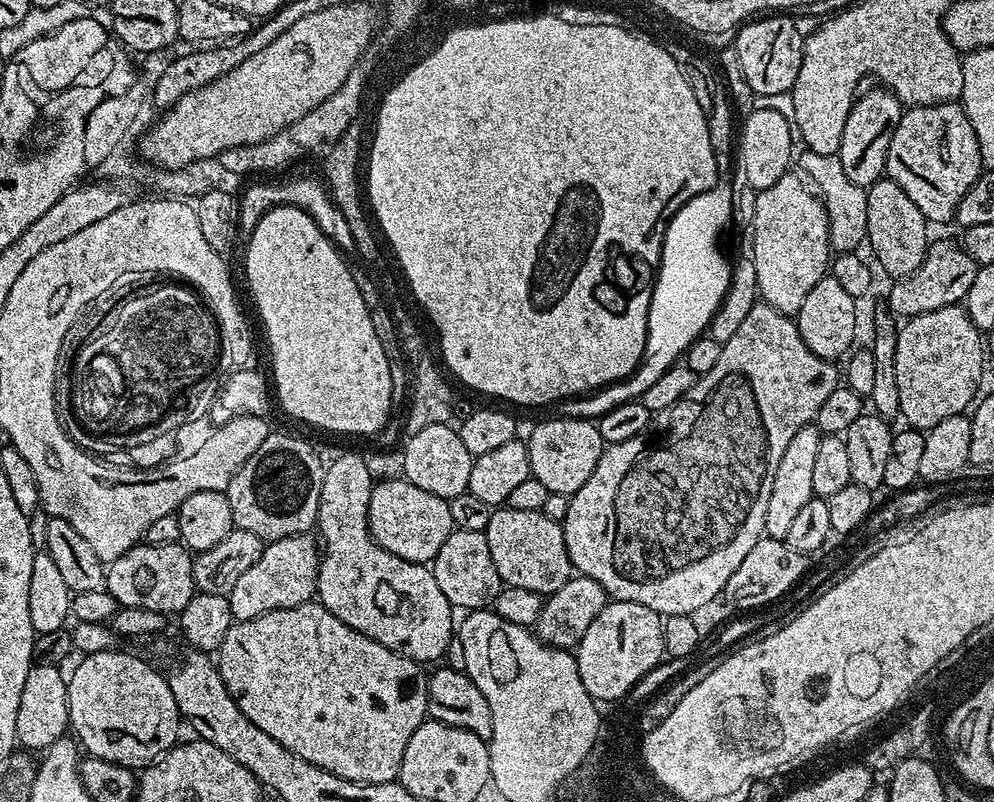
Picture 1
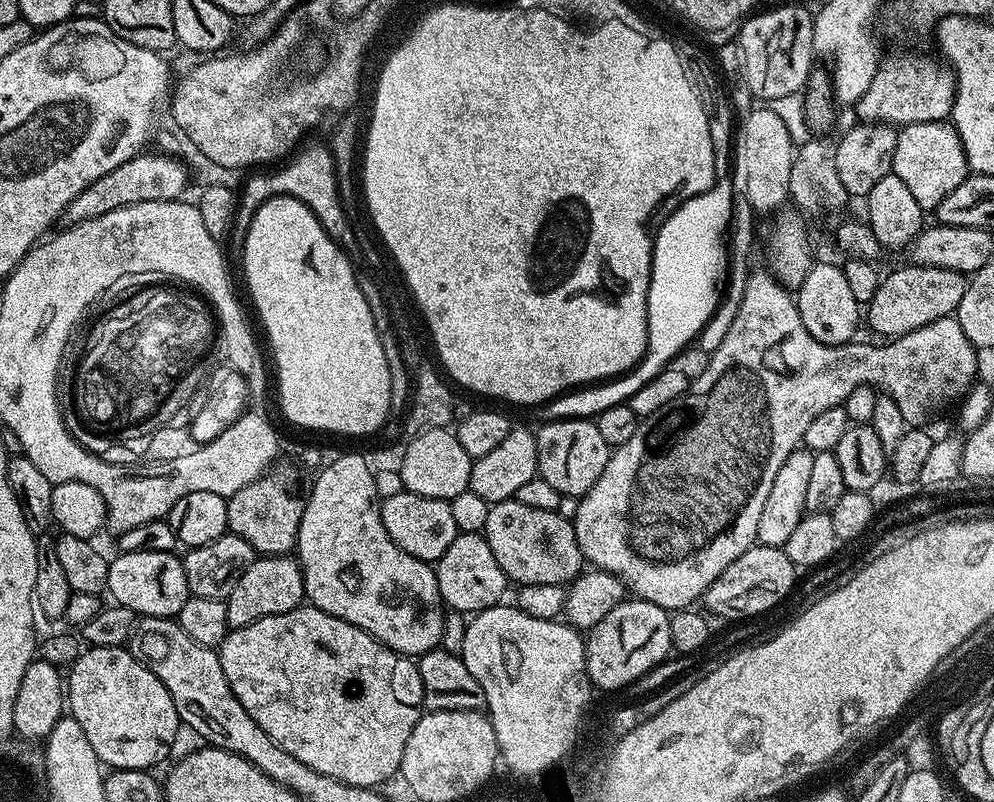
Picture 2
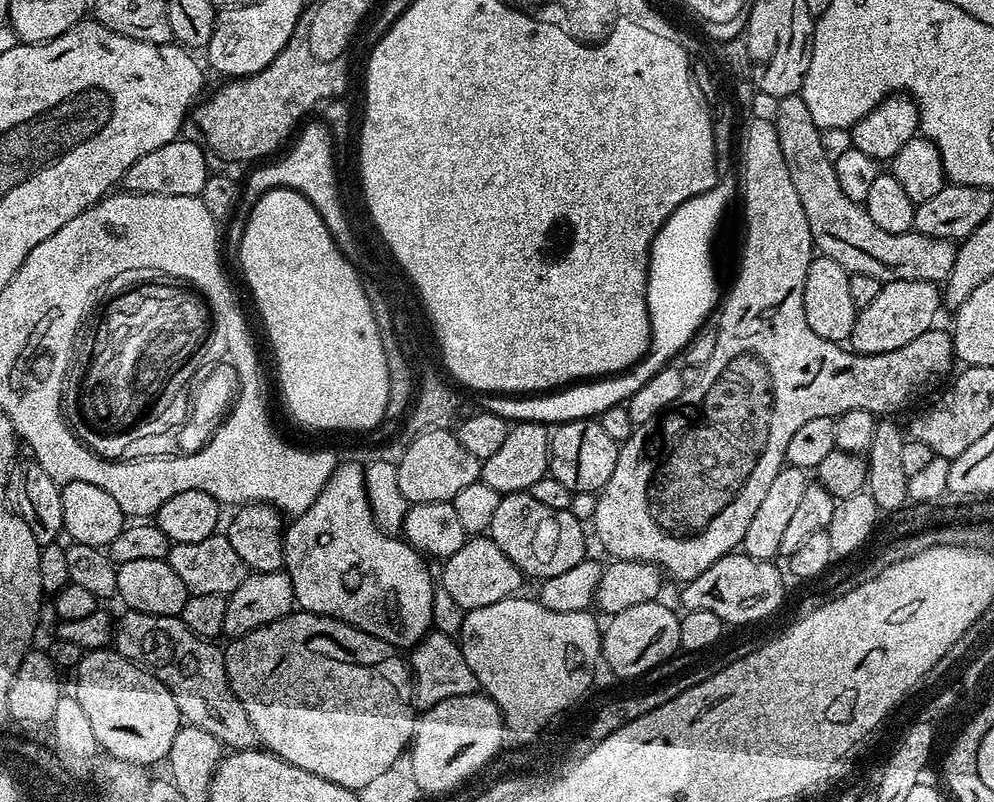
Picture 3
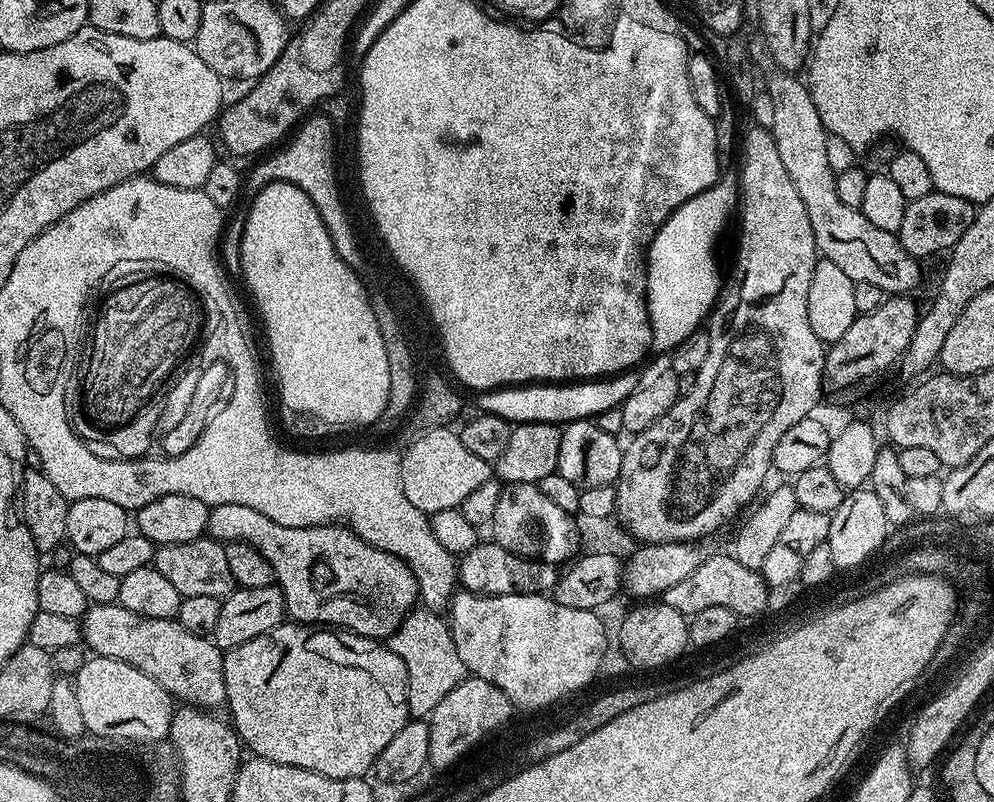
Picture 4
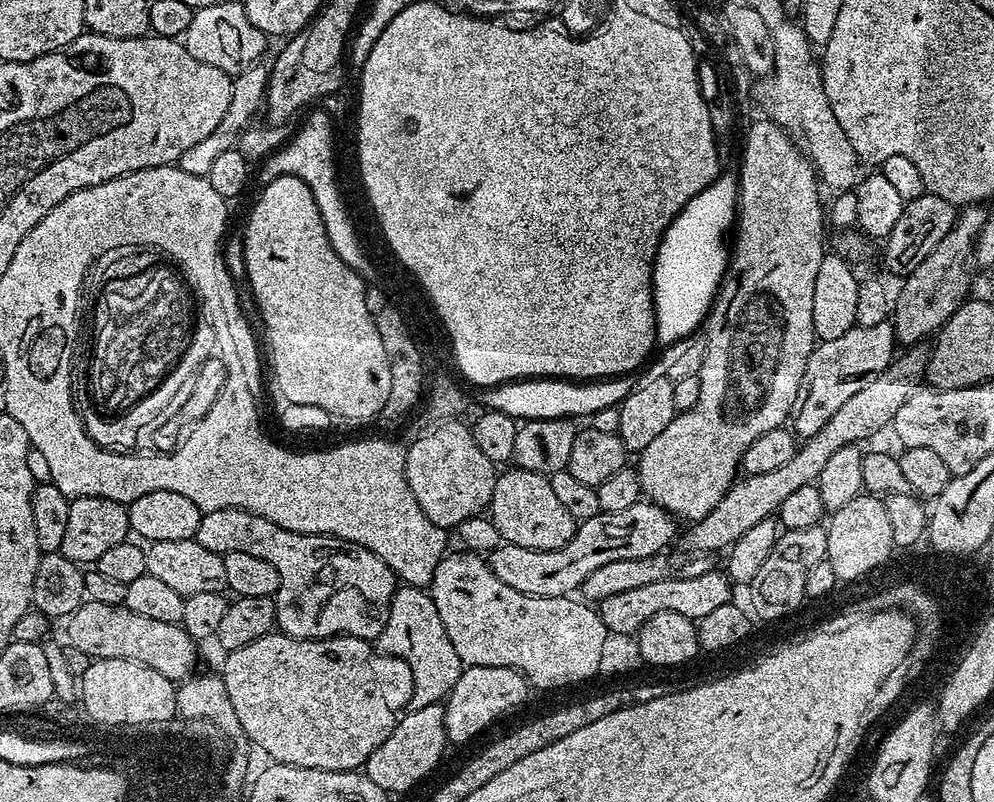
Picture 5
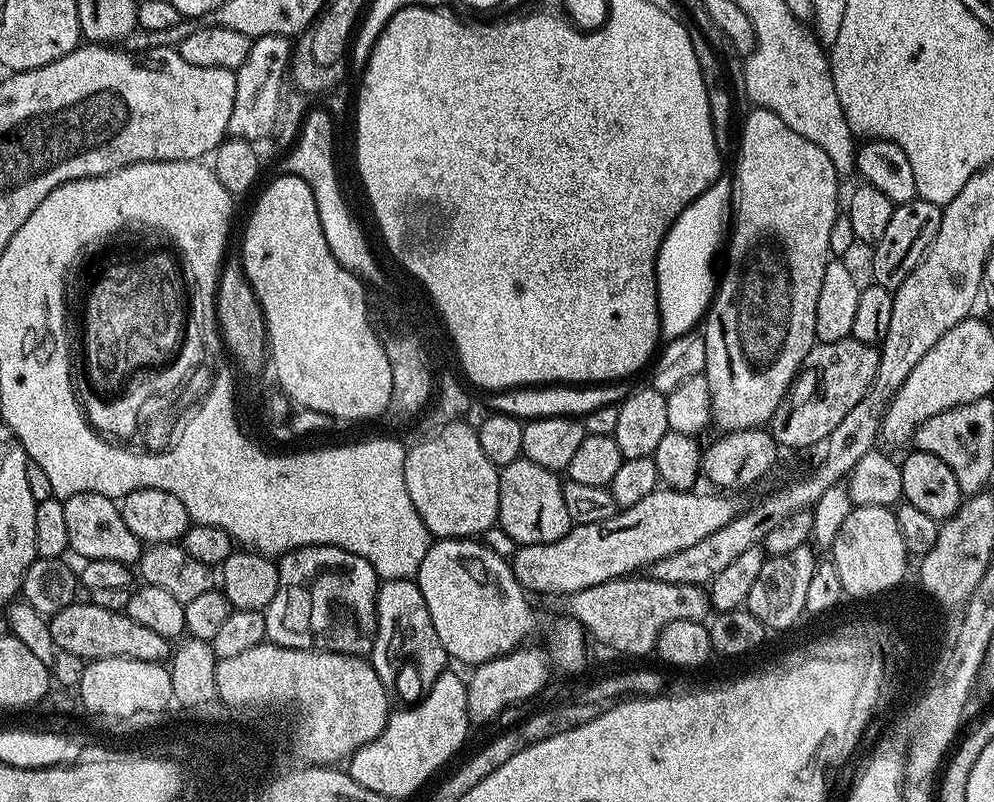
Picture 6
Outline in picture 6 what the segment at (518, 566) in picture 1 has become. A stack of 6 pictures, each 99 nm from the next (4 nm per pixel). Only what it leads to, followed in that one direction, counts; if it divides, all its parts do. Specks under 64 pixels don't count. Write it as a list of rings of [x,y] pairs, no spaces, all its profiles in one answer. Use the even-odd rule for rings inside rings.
[[[521,458],[499,469],[499,474],[498,525],[518,546],[558,542],[558,538],[574,527],[570,514],[566,514],[566,502],[562,498],[564,485],[557,473]]]

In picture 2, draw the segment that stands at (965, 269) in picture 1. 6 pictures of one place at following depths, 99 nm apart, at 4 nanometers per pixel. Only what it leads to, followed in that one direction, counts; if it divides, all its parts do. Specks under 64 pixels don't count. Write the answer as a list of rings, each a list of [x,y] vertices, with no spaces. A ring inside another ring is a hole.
[[[912,264],[908,268],[896,268],[885,275],[878,286],[878,294],[866,305],[866,324],[883,338],[895,338],[910,334],[930,322],[955,313],[958,302],[962,302],[966,276],[963,272],[945,268],[923,268]]]

